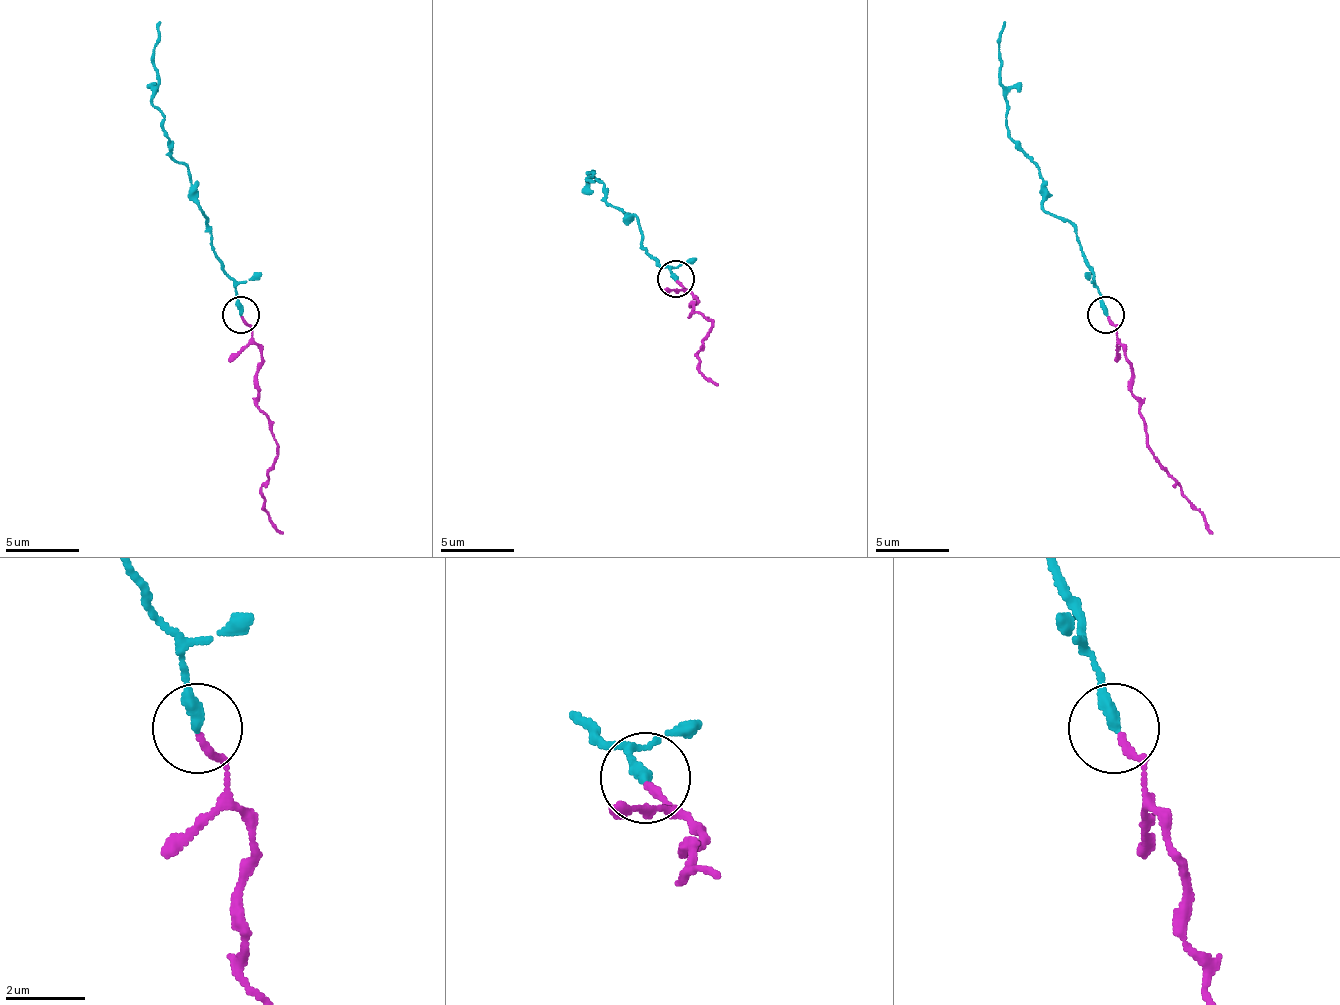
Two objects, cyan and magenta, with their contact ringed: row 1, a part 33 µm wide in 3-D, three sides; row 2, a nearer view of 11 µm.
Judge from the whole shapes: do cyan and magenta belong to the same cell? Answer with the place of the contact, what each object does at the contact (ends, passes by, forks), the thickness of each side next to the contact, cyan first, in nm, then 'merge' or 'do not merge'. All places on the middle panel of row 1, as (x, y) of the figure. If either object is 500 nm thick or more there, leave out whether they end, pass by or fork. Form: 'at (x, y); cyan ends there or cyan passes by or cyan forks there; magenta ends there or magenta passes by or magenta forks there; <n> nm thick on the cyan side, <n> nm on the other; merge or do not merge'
at (676, 278); cyan ends there; magenta ends there; 320 nm thick on the cyan side, 180 nm on the other; merge

